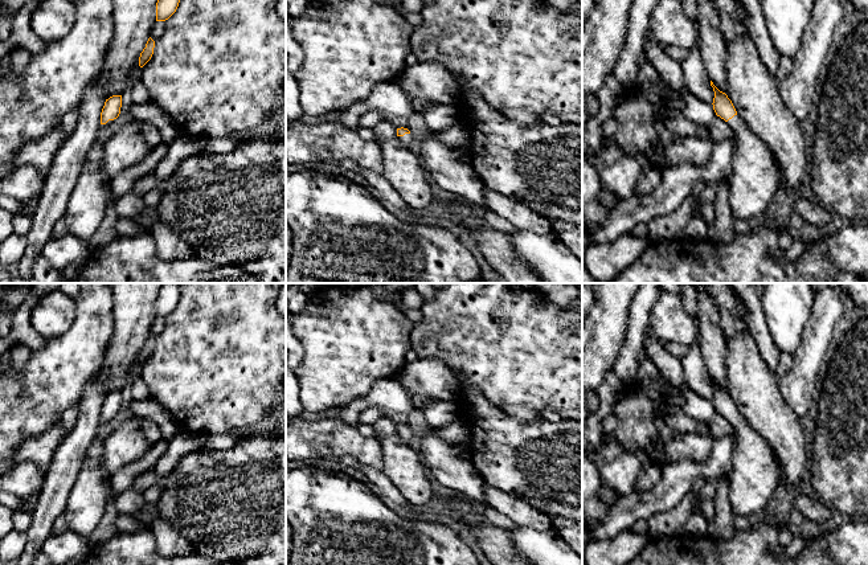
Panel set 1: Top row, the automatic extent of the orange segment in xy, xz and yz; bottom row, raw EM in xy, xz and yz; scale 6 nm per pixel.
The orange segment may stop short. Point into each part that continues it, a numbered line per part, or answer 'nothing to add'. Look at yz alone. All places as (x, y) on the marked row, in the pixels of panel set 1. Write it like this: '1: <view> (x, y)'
1: yz (756, 177)

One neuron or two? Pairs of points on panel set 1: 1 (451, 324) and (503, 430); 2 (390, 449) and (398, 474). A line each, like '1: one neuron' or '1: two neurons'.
1: two neurons
2: one neuron

